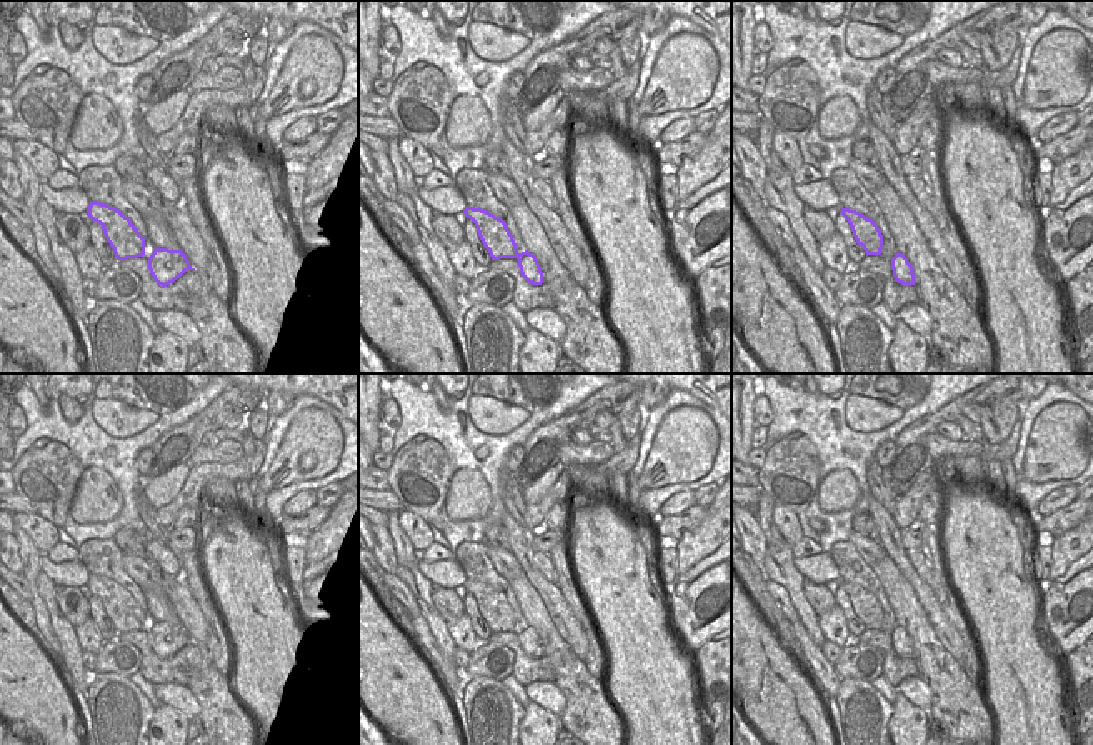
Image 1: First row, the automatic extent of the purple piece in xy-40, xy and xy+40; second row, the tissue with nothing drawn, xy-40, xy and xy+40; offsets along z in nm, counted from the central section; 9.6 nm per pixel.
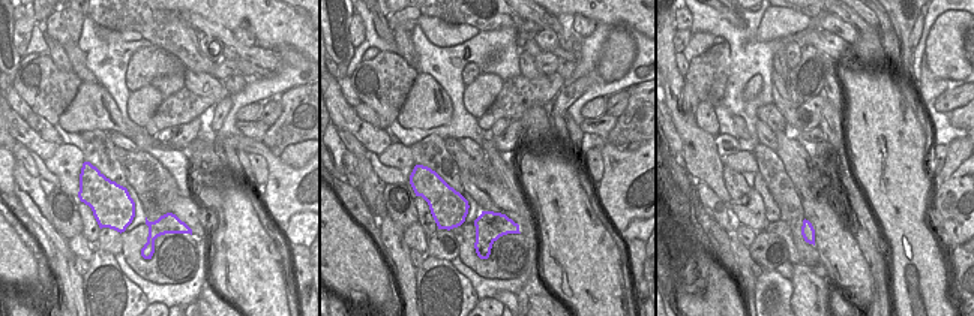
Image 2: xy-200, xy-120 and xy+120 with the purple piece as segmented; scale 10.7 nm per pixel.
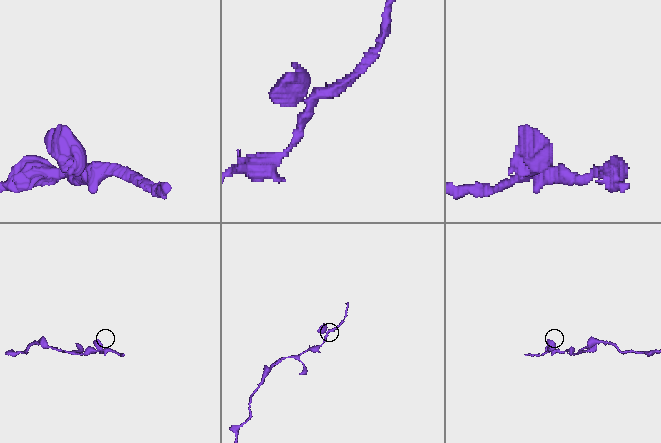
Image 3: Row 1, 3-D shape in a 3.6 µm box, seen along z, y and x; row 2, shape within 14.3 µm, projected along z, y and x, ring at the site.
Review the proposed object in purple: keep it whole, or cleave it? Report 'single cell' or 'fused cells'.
single cell

